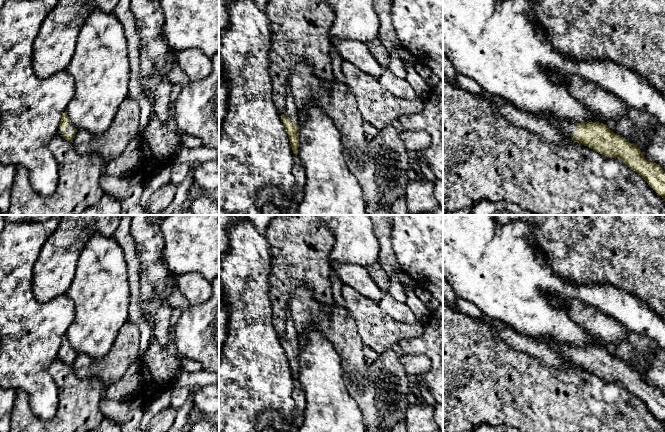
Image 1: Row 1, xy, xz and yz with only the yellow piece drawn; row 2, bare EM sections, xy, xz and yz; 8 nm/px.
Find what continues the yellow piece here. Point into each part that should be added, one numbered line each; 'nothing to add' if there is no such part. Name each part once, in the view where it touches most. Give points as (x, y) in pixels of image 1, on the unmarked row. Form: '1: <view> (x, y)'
1: xy (70, 354)

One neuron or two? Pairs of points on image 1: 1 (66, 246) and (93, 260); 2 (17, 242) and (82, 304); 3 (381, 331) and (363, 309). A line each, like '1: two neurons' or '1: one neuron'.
1: two neurons
2: two neurons
3: one neuron

